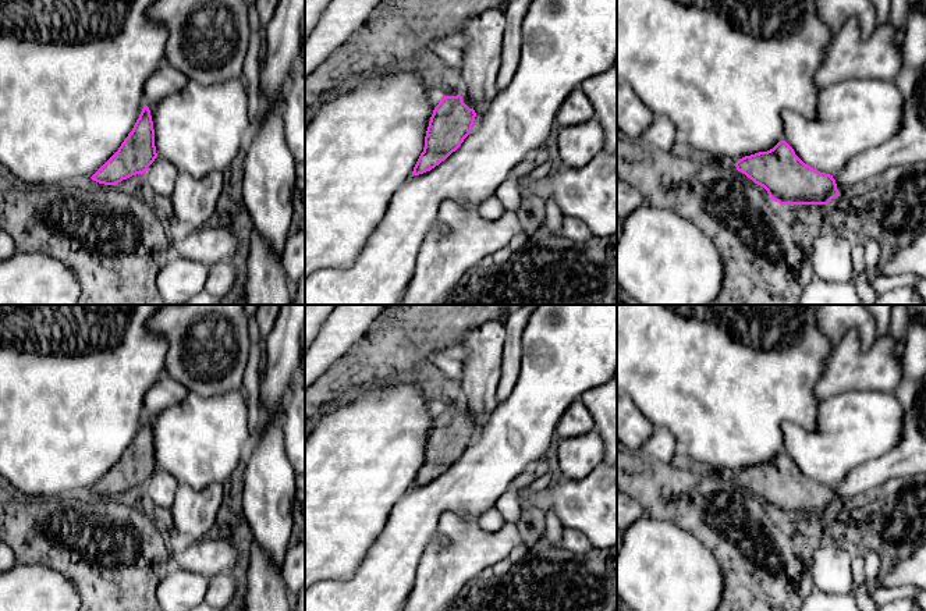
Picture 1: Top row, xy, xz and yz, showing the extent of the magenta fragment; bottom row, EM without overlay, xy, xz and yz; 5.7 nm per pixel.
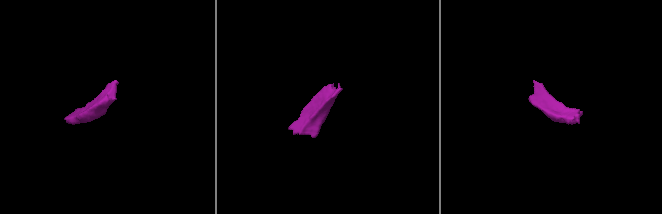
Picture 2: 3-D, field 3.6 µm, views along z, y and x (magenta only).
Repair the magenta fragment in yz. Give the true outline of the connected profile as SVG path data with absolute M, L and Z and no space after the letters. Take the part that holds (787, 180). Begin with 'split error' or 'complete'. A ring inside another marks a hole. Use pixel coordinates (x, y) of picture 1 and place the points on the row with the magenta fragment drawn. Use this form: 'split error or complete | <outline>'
complete | M785 141L734 166L780 205L827 205L840 196L833 175L805 164Z

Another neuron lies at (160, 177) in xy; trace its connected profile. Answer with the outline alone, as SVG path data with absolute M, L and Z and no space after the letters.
M156 157L142 174L146 192L160 202L167 202L174 191L178 174L180 170L173 163L164 157Z

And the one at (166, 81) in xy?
M168 64L160 65L145 82L143 103L152 106L181 90L189 79Z

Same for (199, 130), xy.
M244 78L209 86L189 81L177 93L148 107L153 121L157 157L164 157L196 180L212 171L224 173L244 152L251 134L248 86Z

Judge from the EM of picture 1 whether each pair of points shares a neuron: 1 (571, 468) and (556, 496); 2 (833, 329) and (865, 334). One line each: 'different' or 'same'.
1: different
2: same

